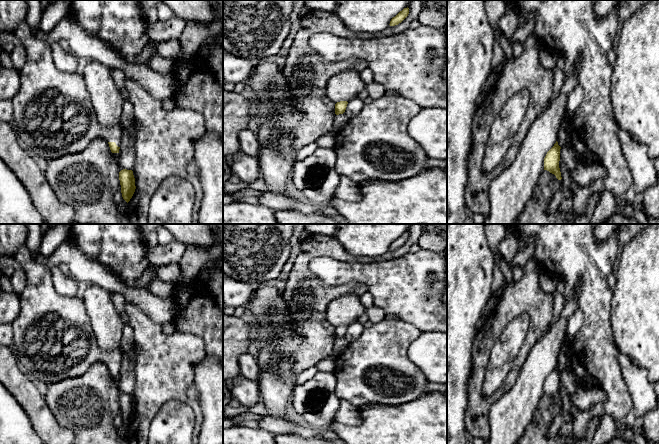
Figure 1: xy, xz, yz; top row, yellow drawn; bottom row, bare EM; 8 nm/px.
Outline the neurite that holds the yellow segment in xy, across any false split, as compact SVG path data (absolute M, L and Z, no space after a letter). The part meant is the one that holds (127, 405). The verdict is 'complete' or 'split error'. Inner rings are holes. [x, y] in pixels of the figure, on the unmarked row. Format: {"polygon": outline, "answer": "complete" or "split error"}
{"polygon": "M127 393L121 394L119 396L119 404L121 409L122 421L128 427L136 413L133 395Z", "answer": "complete"}

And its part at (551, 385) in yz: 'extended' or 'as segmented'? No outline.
extended

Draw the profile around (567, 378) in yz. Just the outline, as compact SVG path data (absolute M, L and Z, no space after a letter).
M569 368L562 371L560 376L560 382L569 394L575 393L579 385L575 375Z

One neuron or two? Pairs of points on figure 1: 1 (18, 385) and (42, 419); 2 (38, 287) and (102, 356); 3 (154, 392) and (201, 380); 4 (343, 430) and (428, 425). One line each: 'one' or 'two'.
1: one
2: one
3: two
4: one

